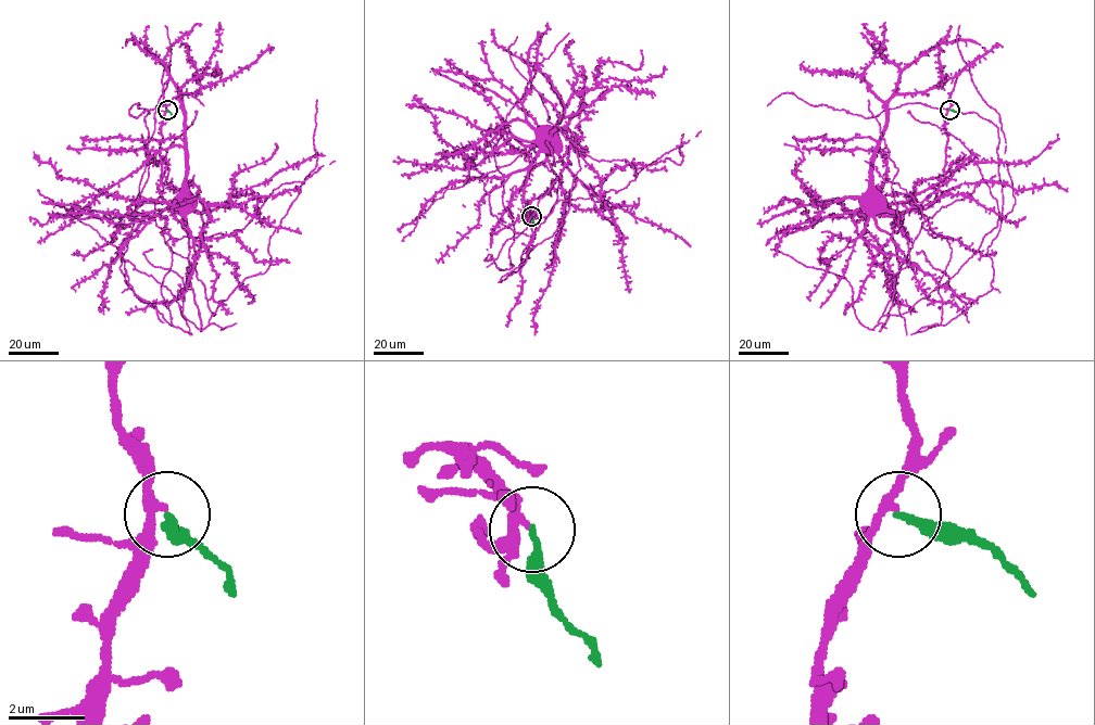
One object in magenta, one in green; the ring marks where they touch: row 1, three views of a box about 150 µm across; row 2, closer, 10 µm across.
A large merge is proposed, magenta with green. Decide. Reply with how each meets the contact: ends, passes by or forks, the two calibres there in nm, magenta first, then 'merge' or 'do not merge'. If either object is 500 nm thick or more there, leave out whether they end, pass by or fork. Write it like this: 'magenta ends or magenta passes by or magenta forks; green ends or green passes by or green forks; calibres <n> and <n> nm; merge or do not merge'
magenta passes by; green ends; calibres 200 and 200 nm; do not merge

